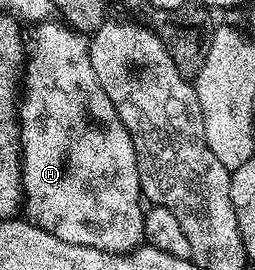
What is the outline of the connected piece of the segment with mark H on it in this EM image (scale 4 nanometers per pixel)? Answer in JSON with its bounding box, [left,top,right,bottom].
[16,19,144,253]

